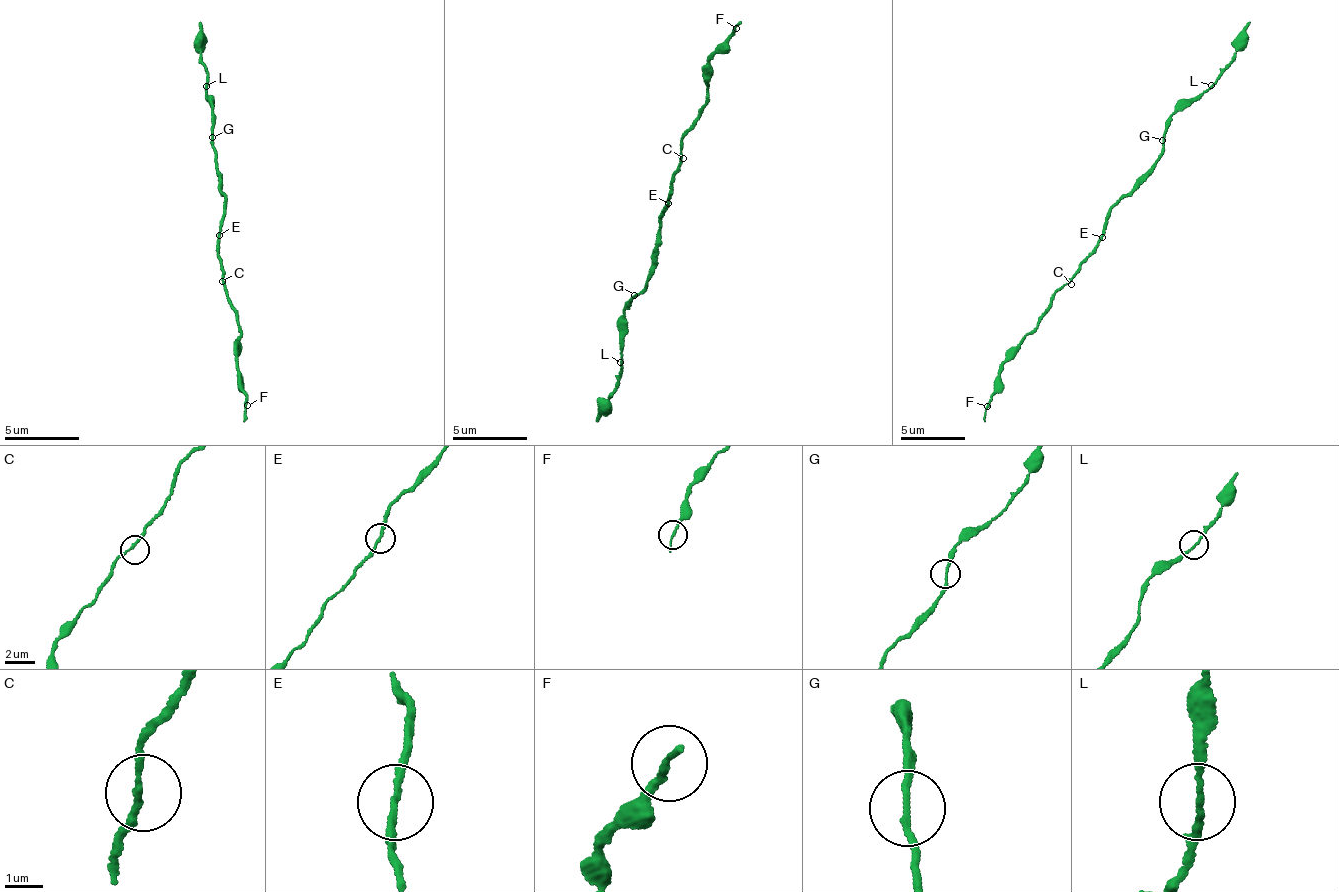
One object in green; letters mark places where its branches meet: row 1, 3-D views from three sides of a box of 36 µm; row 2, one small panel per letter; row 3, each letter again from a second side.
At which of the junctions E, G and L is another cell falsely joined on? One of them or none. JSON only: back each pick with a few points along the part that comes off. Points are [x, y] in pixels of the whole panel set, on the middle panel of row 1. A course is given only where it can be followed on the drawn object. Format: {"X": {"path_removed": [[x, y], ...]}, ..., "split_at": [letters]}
{"split_at": []}

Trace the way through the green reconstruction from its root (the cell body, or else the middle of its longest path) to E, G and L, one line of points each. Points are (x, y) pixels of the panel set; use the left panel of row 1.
E: (223, 212), (221, 232), (218, 236)
G: (223, 212), (225, 200), (218, 189), (220, 172), (215, 163), (212, 137)
L: (223, 212), (225, 200), (218, 189), (220, 172), (215, 163), (211, 127), (215, 109), (204, 96), (206, 86)

